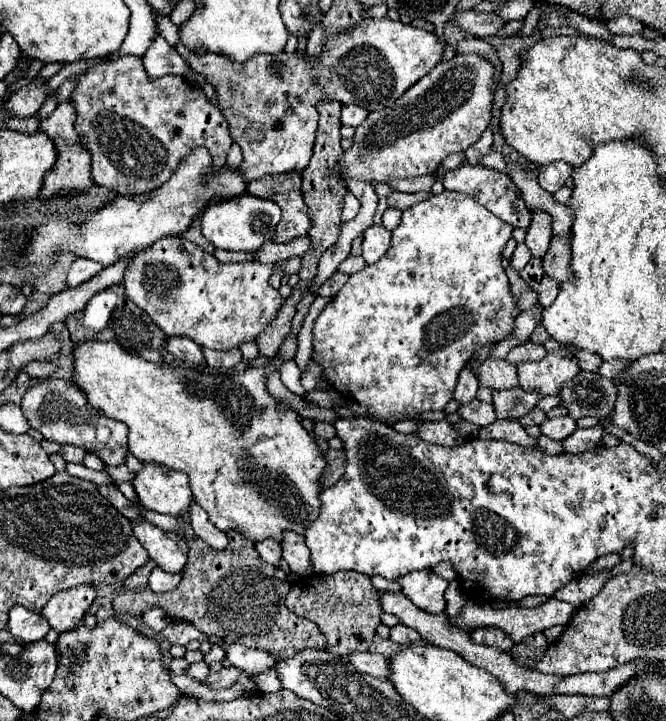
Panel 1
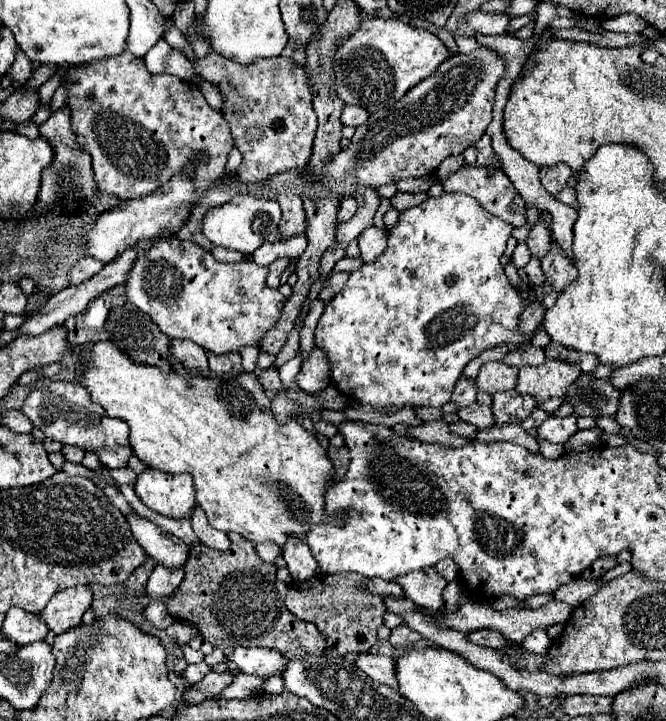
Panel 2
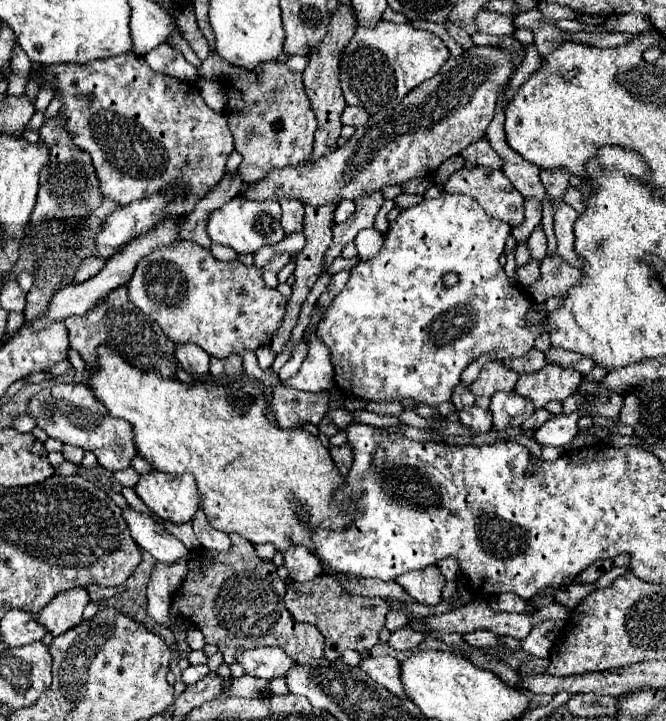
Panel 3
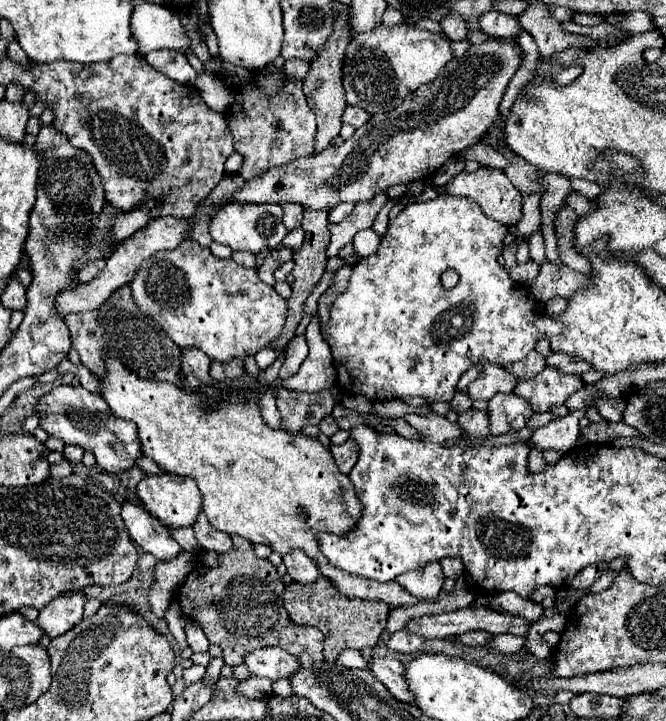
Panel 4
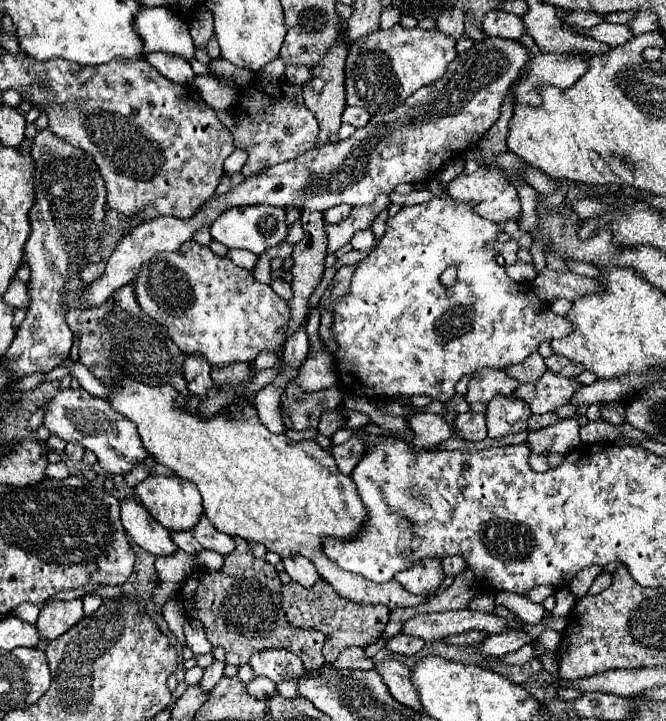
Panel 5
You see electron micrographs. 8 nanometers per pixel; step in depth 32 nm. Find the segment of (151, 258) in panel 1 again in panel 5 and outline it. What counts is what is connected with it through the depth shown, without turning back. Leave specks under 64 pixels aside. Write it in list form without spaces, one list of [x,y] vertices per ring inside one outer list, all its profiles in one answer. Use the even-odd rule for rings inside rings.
[[[190,240],[174,252],[156,254],[148,264],[140,268],[140,274],[132,282],[138,306],[162,324],[178,348],[186,354],[202,354],[212,366],[228,366],[230,362],[254,360],[260,352],[272,350],[280,354],[284,350],[284,328],[290,312],[288,304],[268,286],[254,278],[252,270],[236,266],[230,258],[212,254],[208,246],[200,246]]]

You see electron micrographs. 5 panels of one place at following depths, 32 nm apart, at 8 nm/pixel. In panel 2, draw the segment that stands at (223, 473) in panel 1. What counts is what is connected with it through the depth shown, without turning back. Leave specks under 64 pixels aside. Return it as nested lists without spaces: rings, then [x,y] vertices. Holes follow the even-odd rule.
[[[96,342],[90,350],[78,350],[78,354],[80,384],[88,390],[92,402],[100,404],[110,418],[124,420],[130,426],[132,454],[164,472],[188,472],[194,478],[198,506],[216,530],[238,532],[254,544],[272,540],[282,548],[288,534],[304,540],[306,532],[324,520],[322,498],[332,478],[332,464],[326,450],[294,418],[288,418],[286,424],[276,420],[270,408],[272,400],[266,396],[254,372],[242,372],[228,380],[198,372],[180,374],[170,370],[162,374],[158,366],[134,362],[110,342]]]

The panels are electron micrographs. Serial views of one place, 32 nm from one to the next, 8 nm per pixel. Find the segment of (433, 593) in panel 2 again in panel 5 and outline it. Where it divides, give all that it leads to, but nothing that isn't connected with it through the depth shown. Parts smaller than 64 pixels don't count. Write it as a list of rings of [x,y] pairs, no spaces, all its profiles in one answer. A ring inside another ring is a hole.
[[[430,558],[424,560],[422,564],[412,566],[410,570],[404,570],[400,574],[396,574],[396,580],[412,594],[416,596],[426,596],[432,598],[436,596],[442,580],[444,580],[444,572],[442,572],[442,564],[440,558]]]

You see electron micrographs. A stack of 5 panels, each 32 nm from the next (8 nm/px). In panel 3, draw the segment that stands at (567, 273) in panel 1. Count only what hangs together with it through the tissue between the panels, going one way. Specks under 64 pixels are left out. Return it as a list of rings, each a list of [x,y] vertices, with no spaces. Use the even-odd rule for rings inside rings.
[[[546,256],[542,260],[542,278],[530,286],[530,294],[536,302],[544,302],[550,296],[564,296],[570,286],[580,280],[580,270],[572,268],[562,256]]]

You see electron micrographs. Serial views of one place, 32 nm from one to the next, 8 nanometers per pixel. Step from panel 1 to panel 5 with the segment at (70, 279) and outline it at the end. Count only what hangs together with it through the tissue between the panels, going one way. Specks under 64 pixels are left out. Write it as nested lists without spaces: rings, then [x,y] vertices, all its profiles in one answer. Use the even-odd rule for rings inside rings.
[[[100,260],[100,262],[94,262],[94,264],[88,264],[82,272],[80,272],[80,278],[84,280],[84,284],[90,284],[92,280],[96,280],[102,272],[104,272],[106,264]]]

